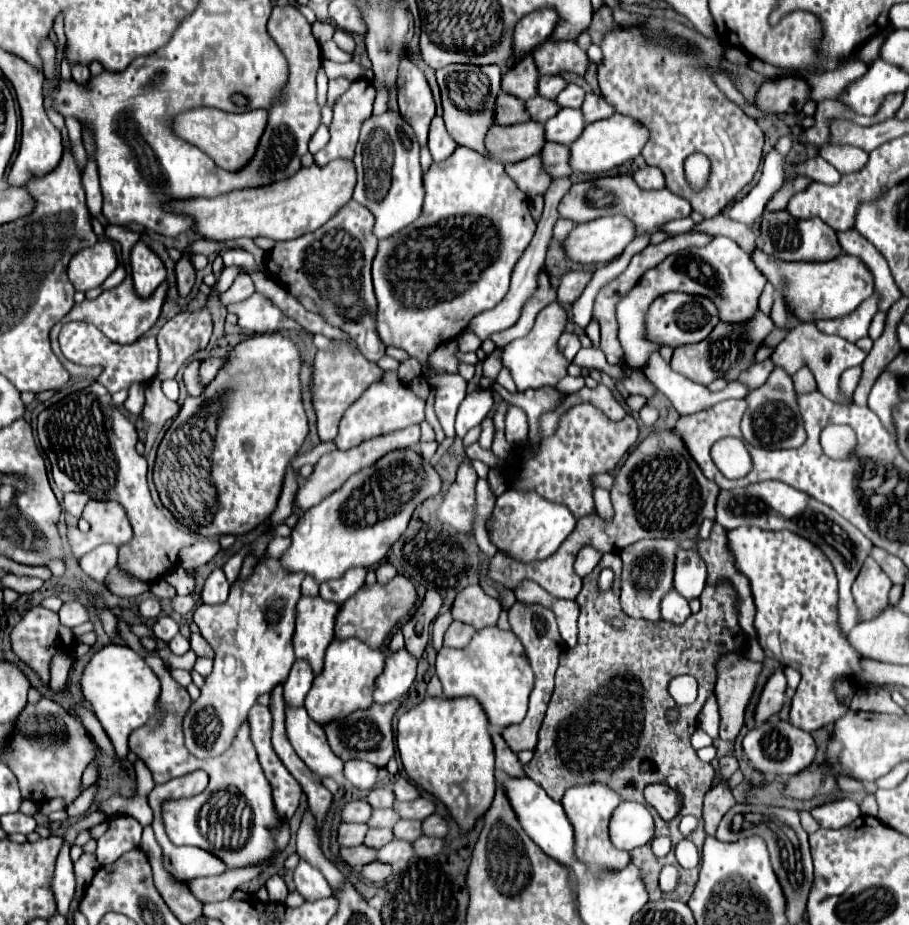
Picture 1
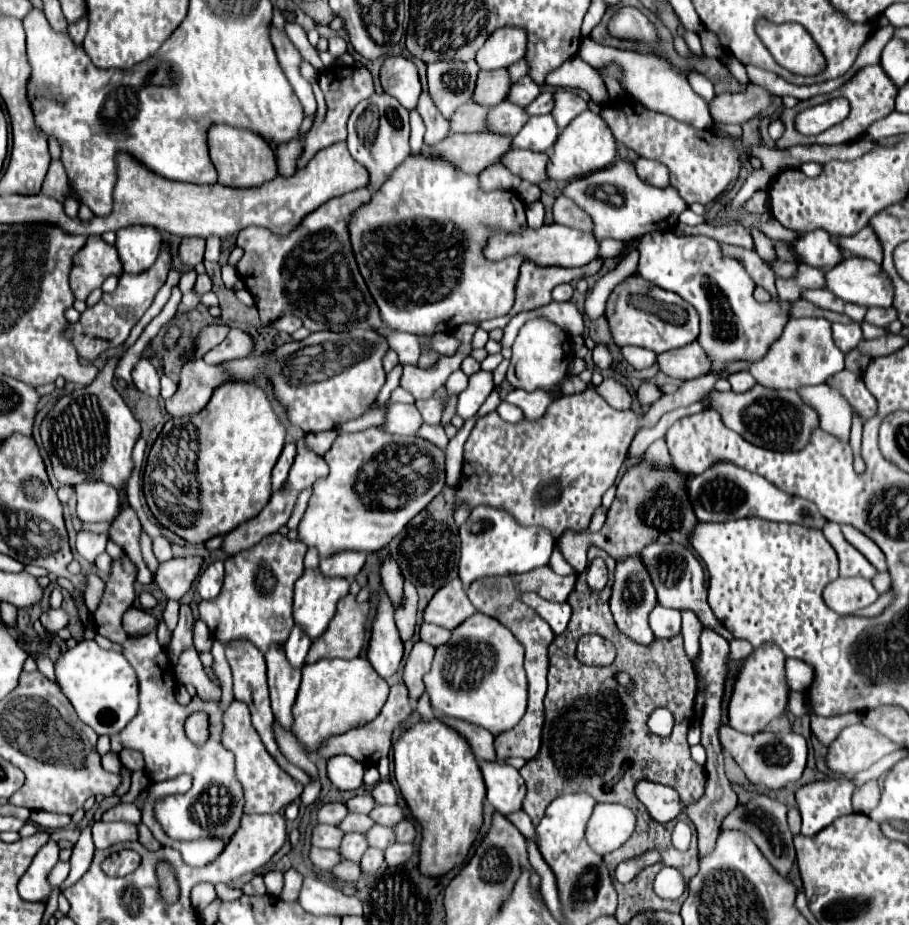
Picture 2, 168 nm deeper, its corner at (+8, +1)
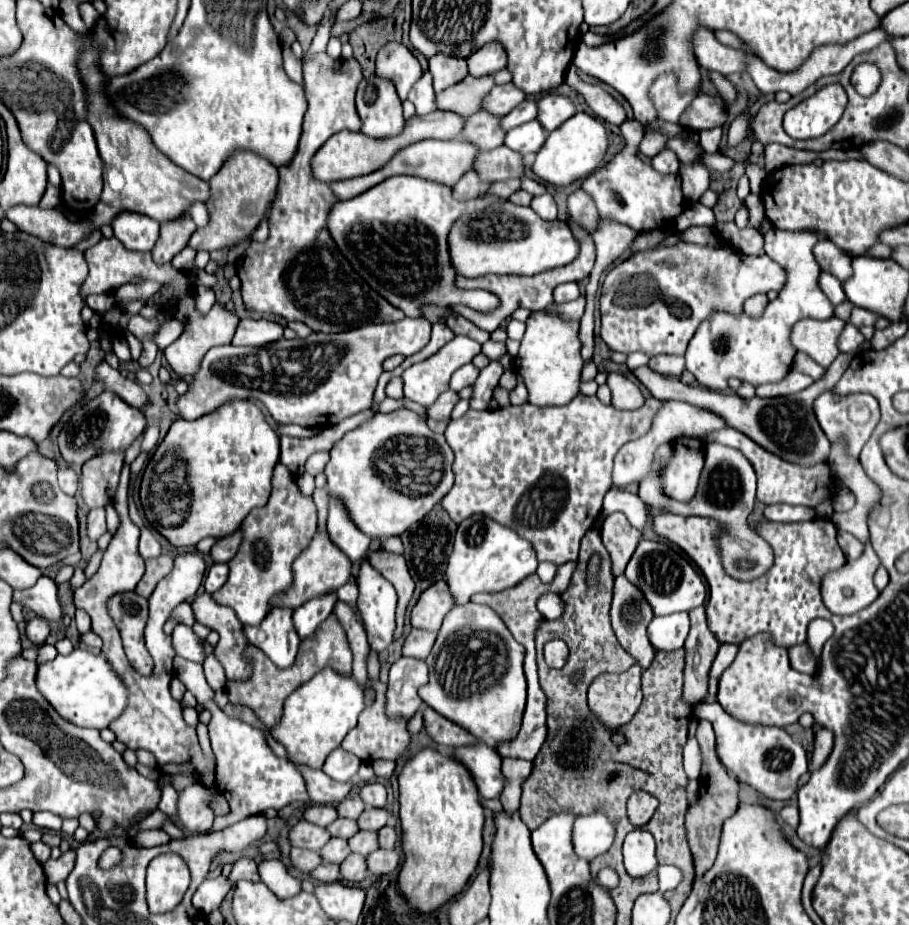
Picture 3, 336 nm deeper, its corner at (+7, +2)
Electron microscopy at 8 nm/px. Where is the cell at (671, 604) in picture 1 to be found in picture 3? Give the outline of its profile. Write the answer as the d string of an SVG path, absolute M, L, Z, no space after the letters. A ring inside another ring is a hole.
M688 612L656 616L648 626L648 638L654 650L676 650L682 648L688 636Z

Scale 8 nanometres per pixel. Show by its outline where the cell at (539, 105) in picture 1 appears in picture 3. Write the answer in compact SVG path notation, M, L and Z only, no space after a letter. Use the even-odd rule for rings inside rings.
M476 112L464 120L462 140L474 144L480 152L494 150L502 144L506 132L500 128L500 118L490 116L488 112Z

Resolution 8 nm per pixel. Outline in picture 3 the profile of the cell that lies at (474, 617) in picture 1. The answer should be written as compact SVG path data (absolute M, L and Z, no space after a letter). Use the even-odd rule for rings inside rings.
M438 580L430 588L422 592L422 596L416 600L412 612L410 612L410 624L412 628L422 630L438 630L442 624L442 618L454 602L450 600L450 592L446 592L446 582Z

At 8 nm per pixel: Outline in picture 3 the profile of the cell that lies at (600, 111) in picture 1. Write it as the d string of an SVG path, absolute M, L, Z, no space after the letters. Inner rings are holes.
M548 94L538 100L538 116L536 120L546 132L556 130L560 124L564 124L570 116L576 114L576 108L570 98L558 96L558 94Z

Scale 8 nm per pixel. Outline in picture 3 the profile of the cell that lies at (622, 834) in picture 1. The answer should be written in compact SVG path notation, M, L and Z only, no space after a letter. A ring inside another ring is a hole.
M604 814L578 816L572 826L572 846L576 856L592 860L604 854L614 842L614 824Z

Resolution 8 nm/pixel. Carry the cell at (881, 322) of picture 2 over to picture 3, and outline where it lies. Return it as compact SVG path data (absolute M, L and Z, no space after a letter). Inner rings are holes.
M852 308L852 314L850 314L850 322L856 326L856 328L860 328L860 326L874 326L874 322L876 322L876 314L872 314L870 310L864 310L864 308Z

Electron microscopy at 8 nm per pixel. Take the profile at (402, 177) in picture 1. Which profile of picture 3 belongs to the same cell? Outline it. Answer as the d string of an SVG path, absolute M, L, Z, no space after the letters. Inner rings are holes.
M370 76L358 84L356 110L362 118L362 132L374 138L396 136L404 128L402 102L390 80Z

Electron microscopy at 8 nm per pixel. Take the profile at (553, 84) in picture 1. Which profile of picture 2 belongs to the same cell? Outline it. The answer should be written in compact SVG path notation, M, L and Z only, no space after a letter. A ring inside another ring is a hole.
M525 75L521 77L521 81L513 83L513 89L509 91L509 101L527 107L539 93L541 93L541 87L529 75Z

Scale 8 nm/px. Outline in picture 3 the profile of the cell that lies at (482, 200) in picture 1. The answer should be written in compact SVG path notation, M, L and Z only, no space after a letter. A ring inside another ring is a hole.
M394 176L378 186L366 190L364 194L350 198L346 202L336 202L330 208L328 216L328 232L340 252L346 256L346 260L352 264L352 268L390 304L400 308L406 316L416 318L420 316L420 306L422 304L442 304L442 306L452 306L452 304L466 304L474 310L492 310L498 306L498 298L492 292L486 290L460 290L454 286L454 268L450 264L448 256L448 232L450 224L458 220L458 216L468 214L468 212L480 212L488 204L498 202L498 198L486 198L486 200L470 200L470 202L458 202L450 196L450 188L428 182L422 178L414 176Z

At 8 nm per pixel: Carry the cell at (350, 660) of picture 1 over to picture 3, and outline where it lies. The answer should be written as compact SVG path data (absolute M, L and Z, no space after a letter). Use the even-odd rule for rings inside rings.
M324 668L286 698L282 716L278 724L270 728L270 736L286 748L290 762L308 768L322 768L326 756L338 748L344 736L356 726L358 714L364 706L364 690L352 676L338 676L332 668Z

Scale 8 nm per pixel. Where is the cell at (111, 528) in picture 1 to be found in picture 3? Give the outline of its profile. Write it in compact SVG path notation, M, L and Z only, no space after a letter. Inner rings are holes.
M102 452L82 466L82 496L88 508L106 506L118 486L124 452Z

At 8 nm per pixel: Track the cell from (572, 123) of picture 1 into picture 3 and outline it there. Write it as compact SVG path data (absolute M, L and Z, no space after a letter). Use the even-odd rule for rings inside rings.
M532 120L532 122L526 122L526 124L518 126L518 128L512 128L506 134L504 144L510 150L526 156L526 154L536 154L542 148L544 140L546 140L544 128L536 120Z

